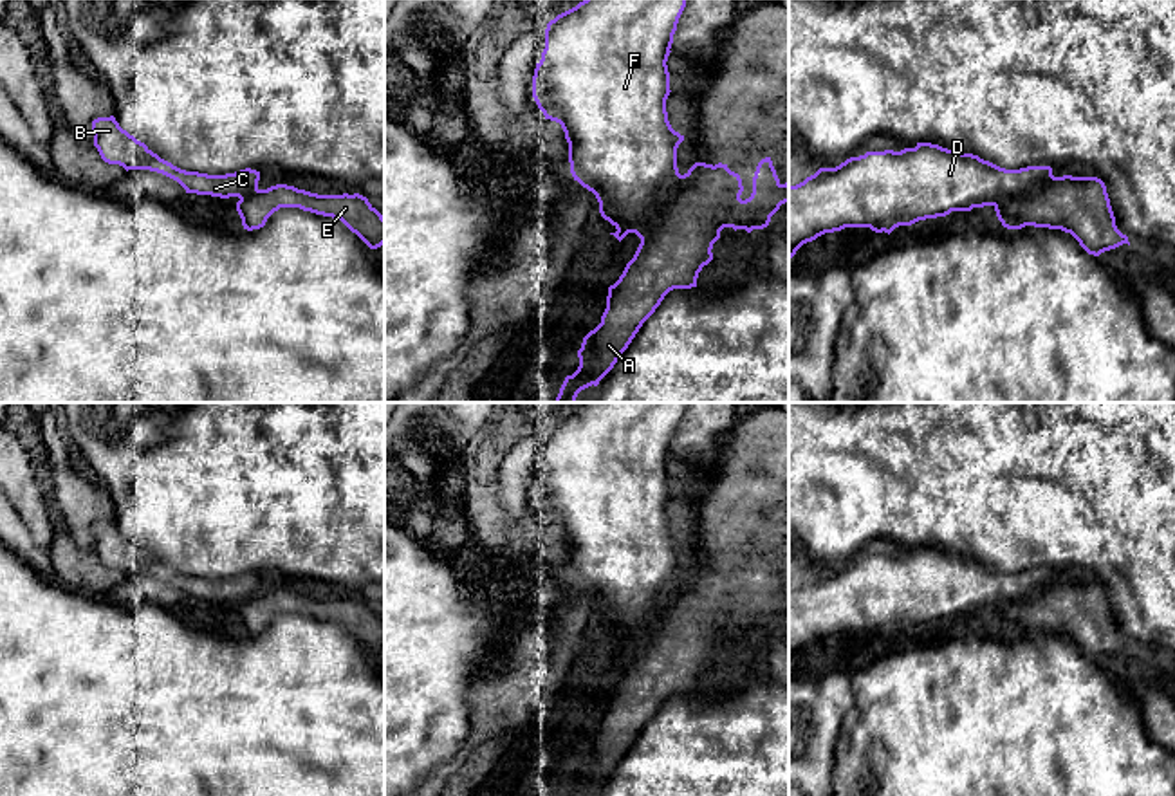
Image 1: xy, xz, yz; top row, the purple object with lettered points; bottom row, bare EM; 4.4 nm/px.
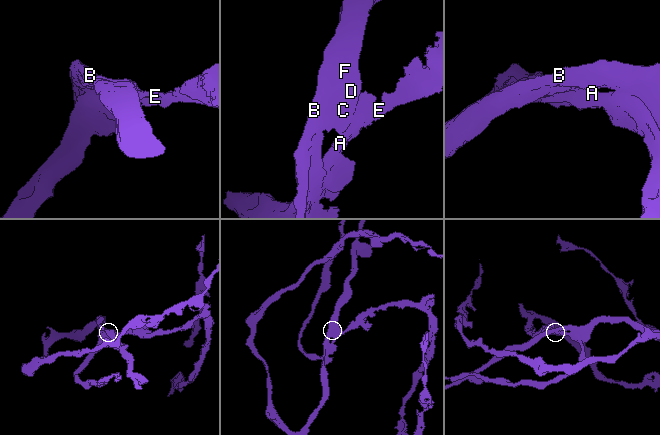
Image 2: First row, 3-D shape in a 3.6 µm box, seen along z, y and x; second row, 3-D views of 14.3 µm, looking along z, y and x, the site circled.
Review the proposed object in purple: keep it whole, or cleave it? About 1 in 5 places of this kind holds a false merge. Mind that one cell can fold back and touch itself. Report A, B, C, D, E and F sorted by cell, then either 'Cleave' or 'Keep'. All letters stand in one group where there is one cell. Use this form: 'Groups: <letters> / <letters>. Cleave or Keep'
Groups: A E / B C D F. Cleave

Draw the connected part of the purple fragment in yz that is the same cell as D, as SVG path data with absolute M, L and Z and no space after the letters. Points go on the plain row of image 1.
M917 547L915 552L901 556L866 556L836 572L819 572L803 587L789 590L789 666L803 648L825 637L845 632L870 632L875 637L890 639L899 630L1025 601L1032 592L1052 581L1050 570L1005 574L978 560L931 547Z

